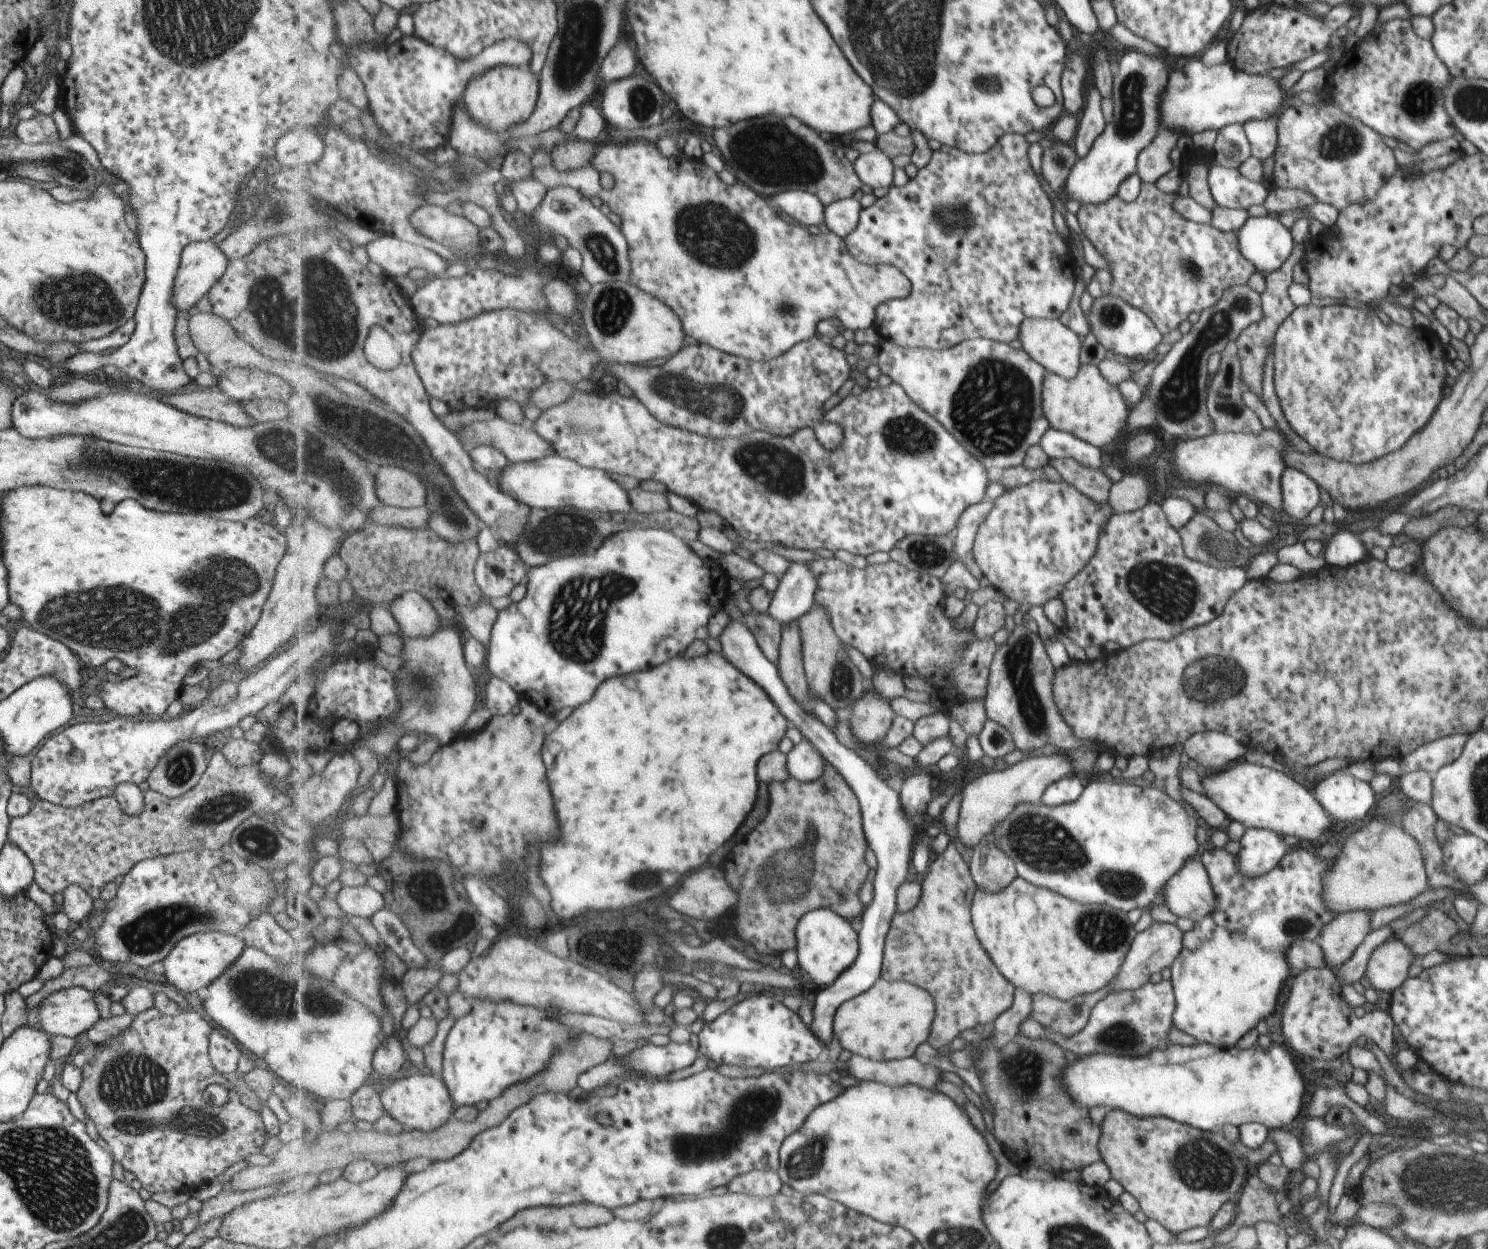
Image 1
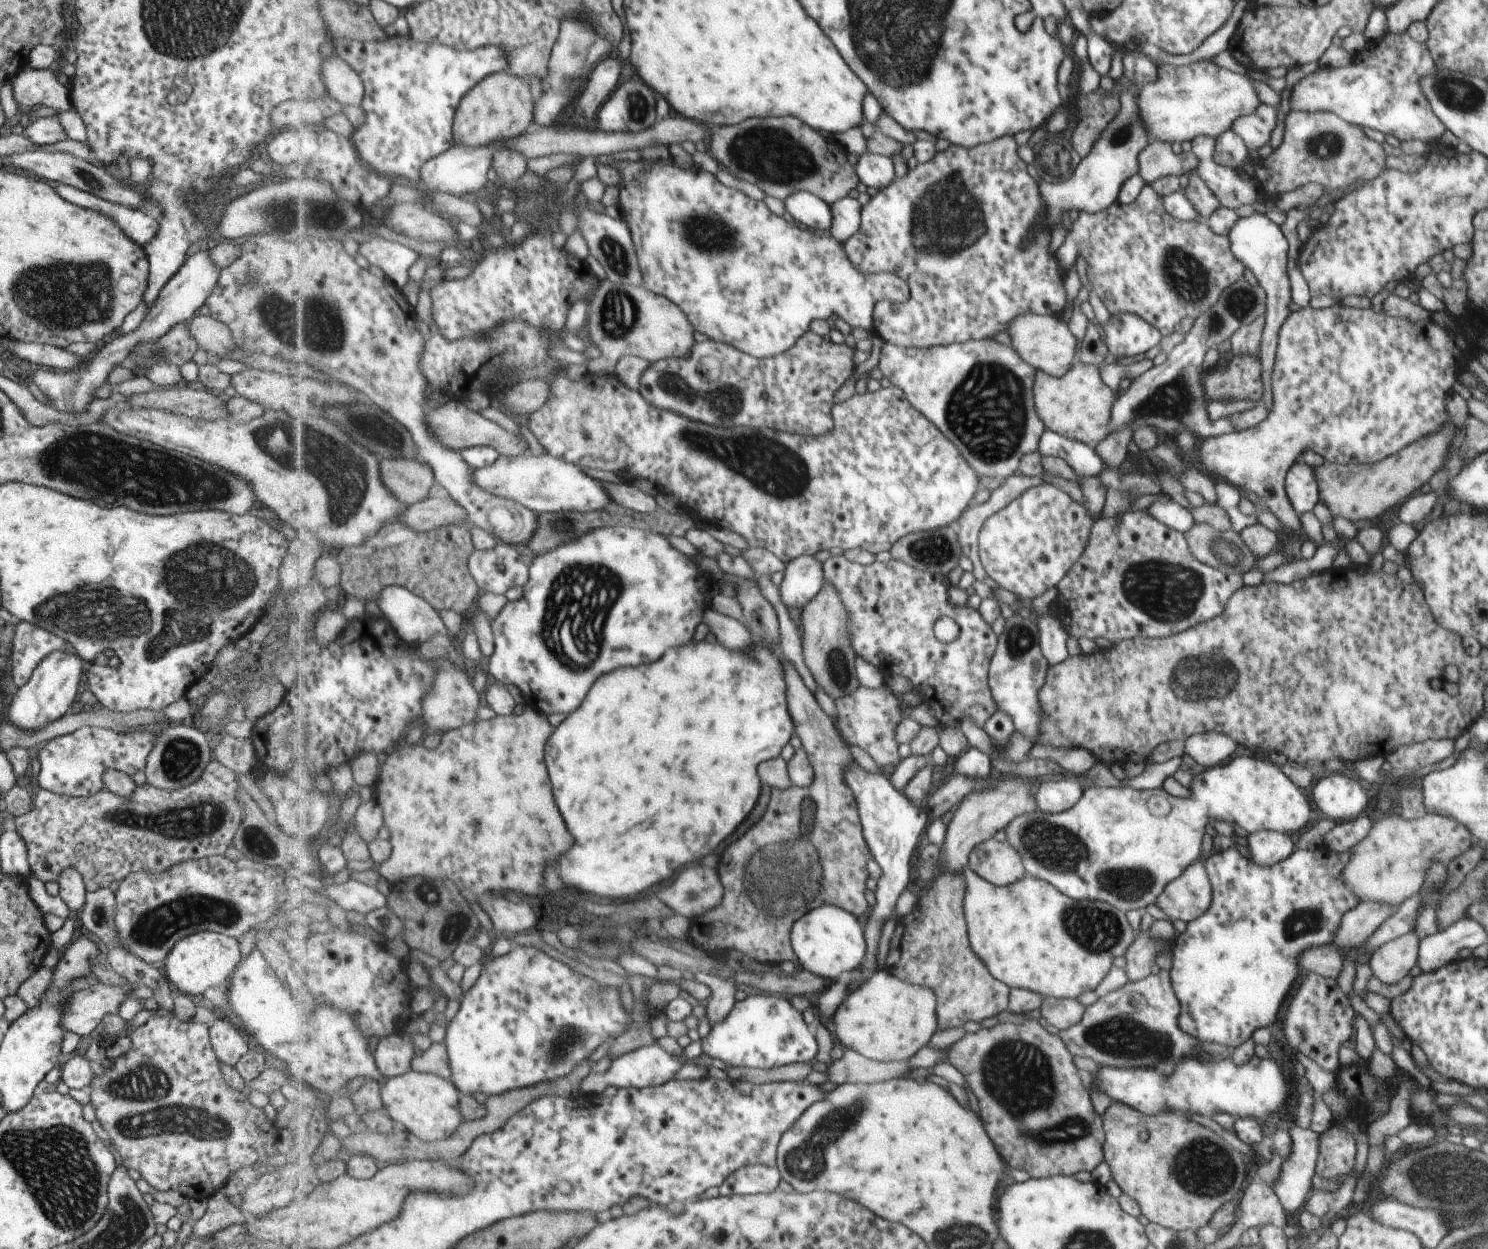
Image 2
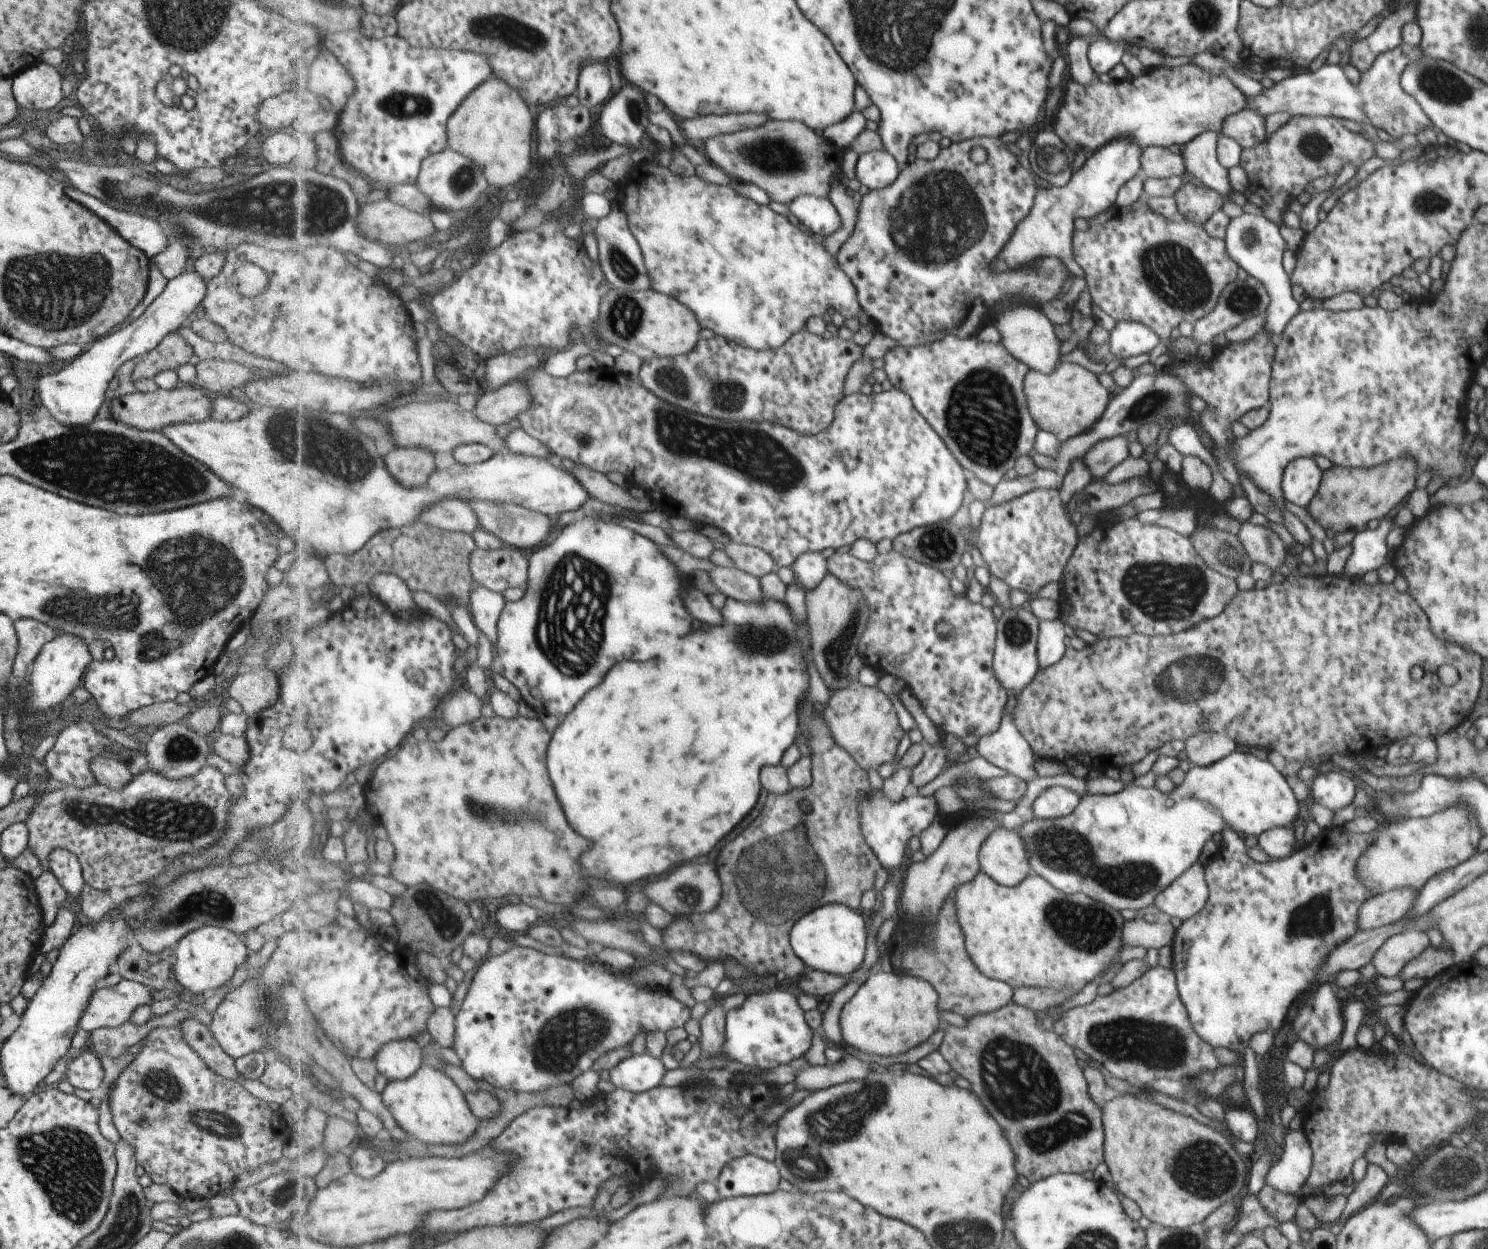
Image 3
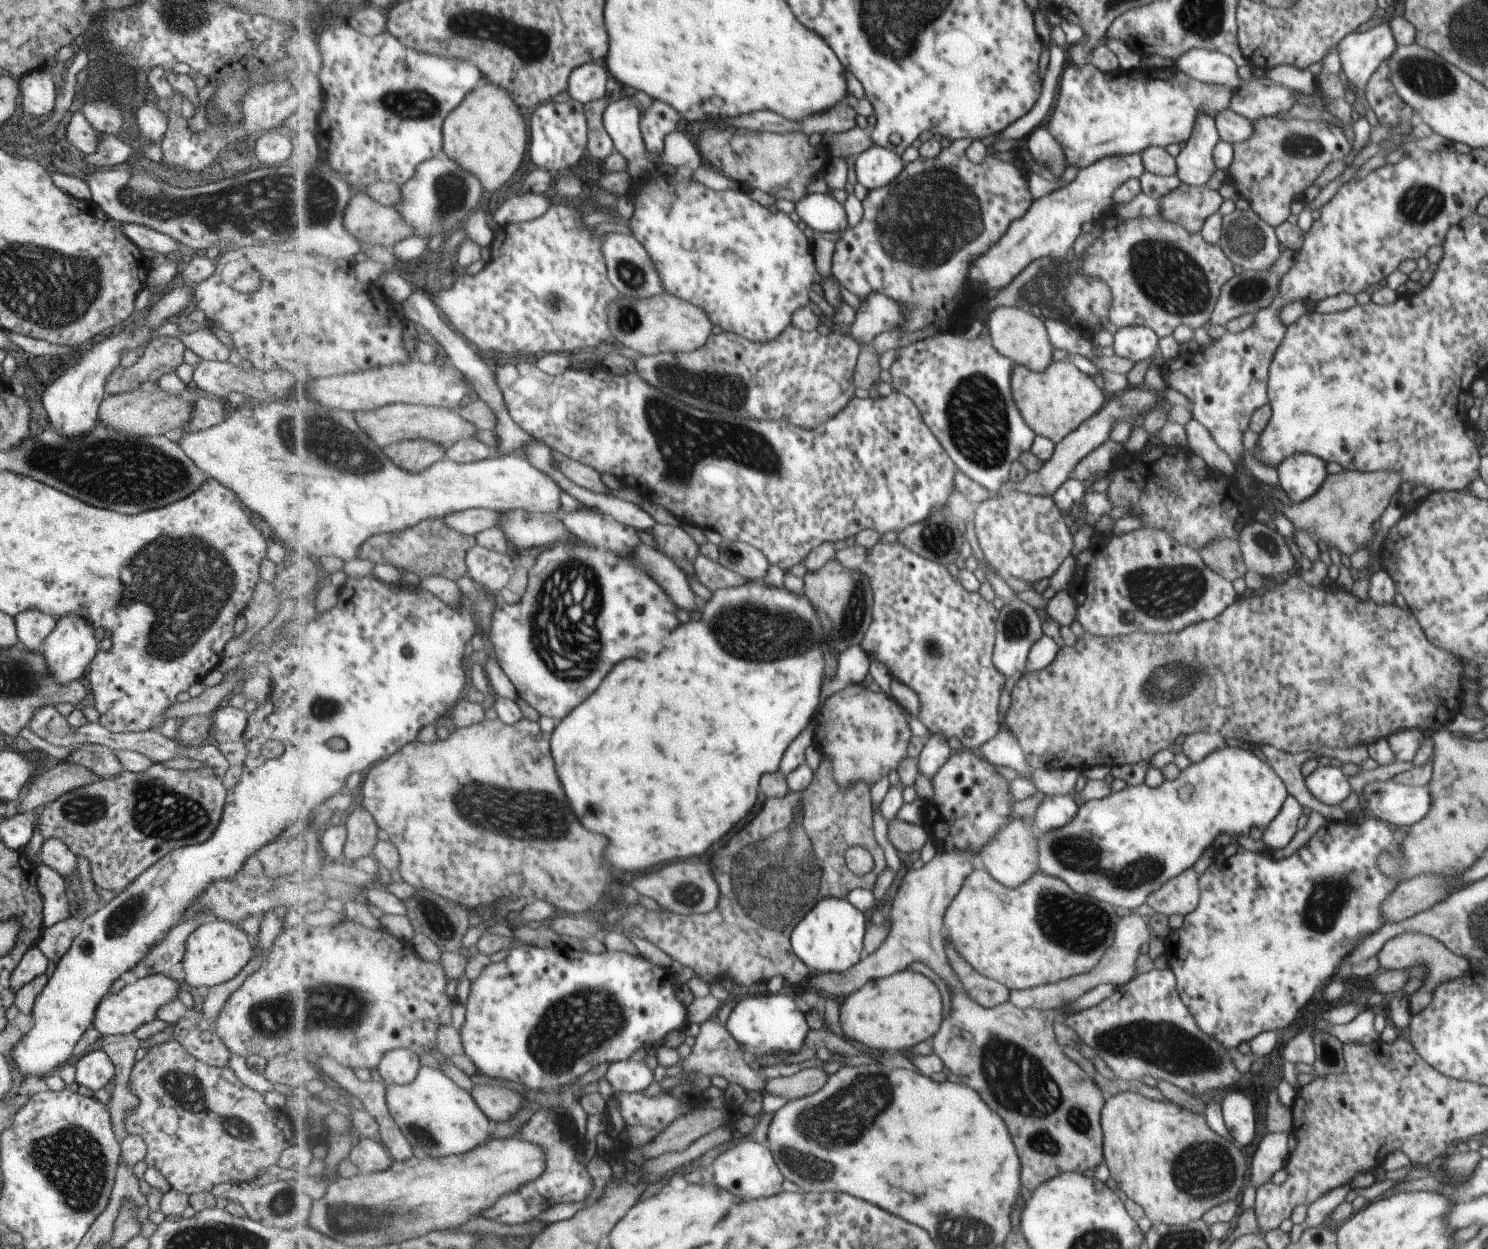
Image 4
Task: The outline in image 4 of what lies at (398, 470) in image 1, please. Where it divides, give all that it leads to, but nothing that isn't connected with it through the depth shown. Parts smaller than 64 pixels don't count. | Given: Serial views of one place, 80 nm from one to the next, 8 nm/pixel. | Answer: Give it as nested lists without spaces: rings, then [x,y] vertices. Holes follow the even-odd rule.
[[[417,438],[400,440],[383,450],[395,465],[408,471],[419,472],[433,466],[447,457],[447,448],[433,439]]]

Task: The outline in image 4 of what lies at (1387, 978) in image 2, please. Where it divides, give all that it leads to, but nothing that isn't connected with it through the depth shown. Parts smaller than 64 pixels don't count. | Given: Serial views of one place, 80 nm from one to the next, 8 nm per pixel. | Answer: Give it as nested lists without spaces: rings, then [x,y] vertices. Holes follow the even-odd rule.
[[[1404,932],[1391,937],[1382,944],[1382,947],[1376,952],[1376,957],[1379,966],[1382,966],[1387,971],[1404,971],[1407,968],[1415,968],[1417,965],[1426,969],[1422,985],[1407,1000],[1409,1017],[1418,1014],[1420,1010],[1423,1010],[1430,1003],[1437,988],[1445,984],[1445,982],[1460,977],[1468,970],[1468,960],[1455,956],[1438,940],[1418,932]]]

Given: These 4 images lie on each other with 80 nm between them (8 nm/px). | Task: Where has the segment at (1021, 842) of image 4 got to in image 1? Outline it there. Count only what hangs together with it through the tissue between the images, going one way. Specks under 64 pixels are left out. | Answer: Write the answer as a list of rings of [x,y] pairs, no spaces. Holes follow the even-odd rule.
[[[981,839],[973,845],[969,871],[977,888],[995,892],[1005,888],[1015,877],[1014,862],[994,843]]]

